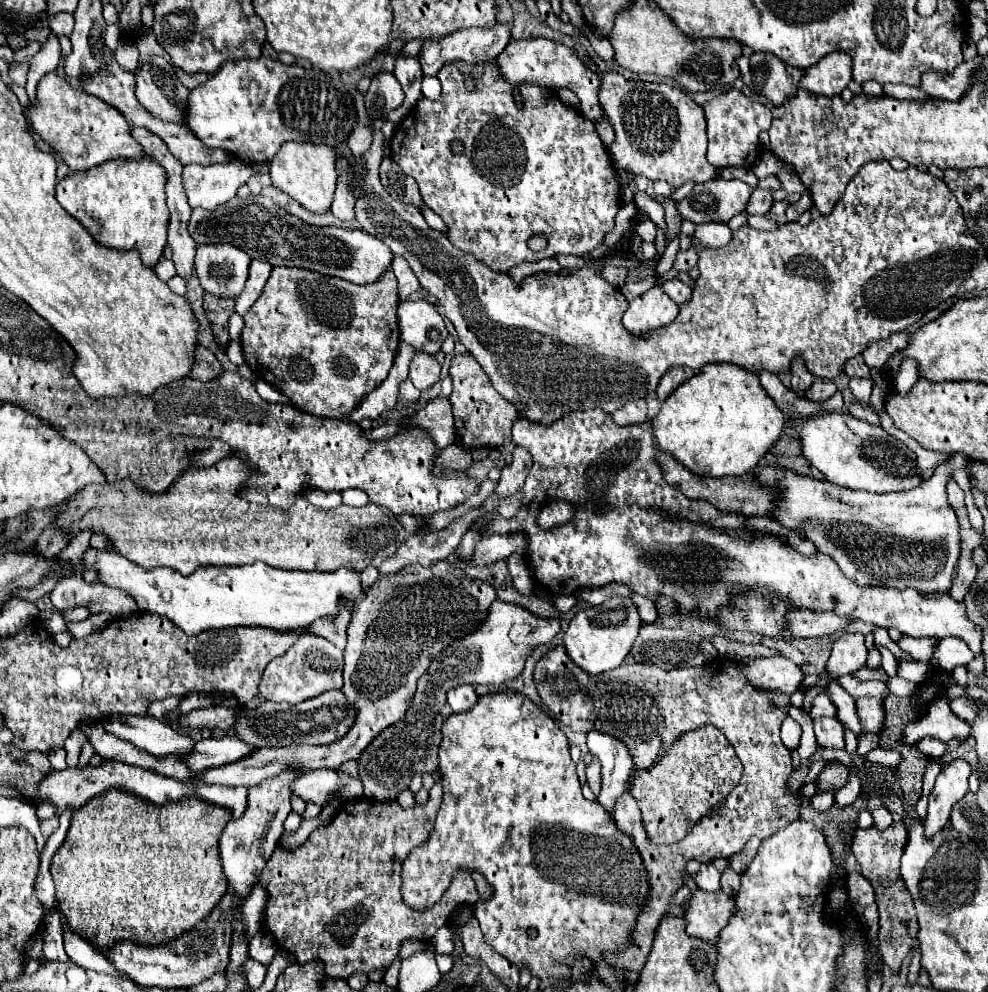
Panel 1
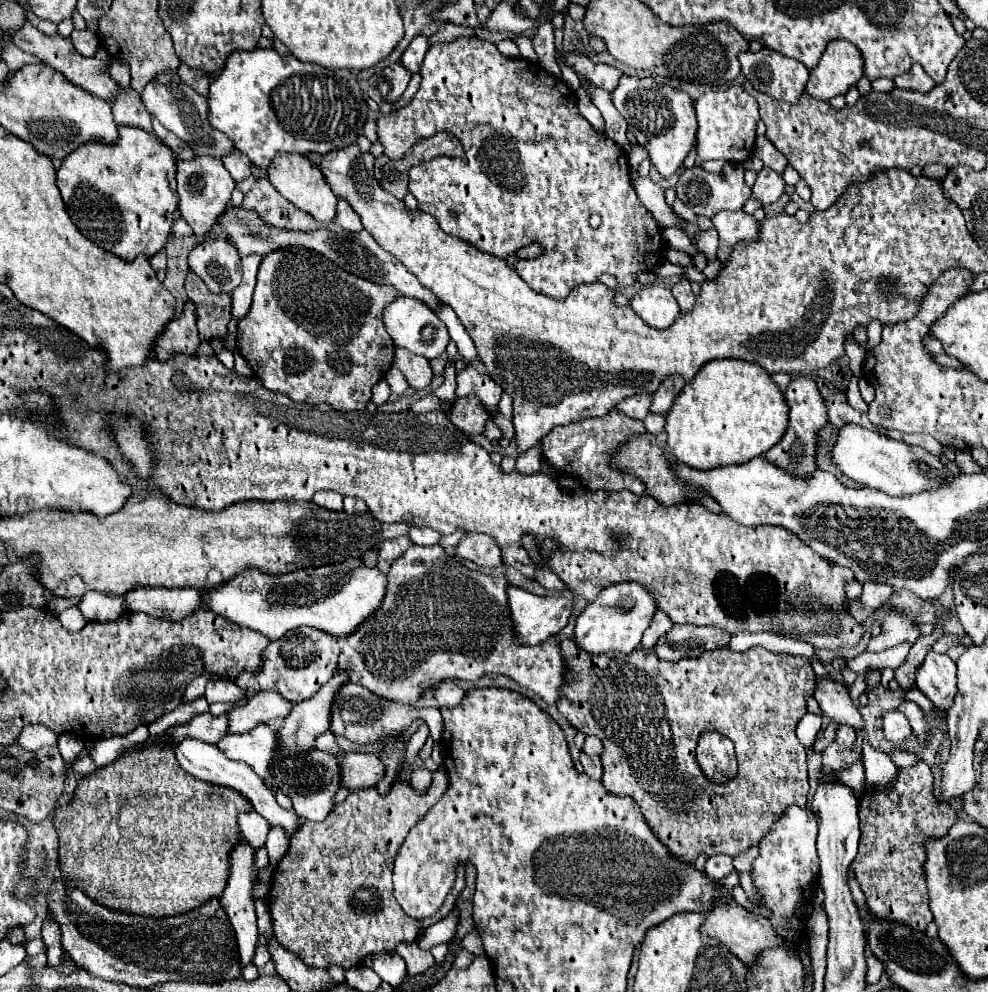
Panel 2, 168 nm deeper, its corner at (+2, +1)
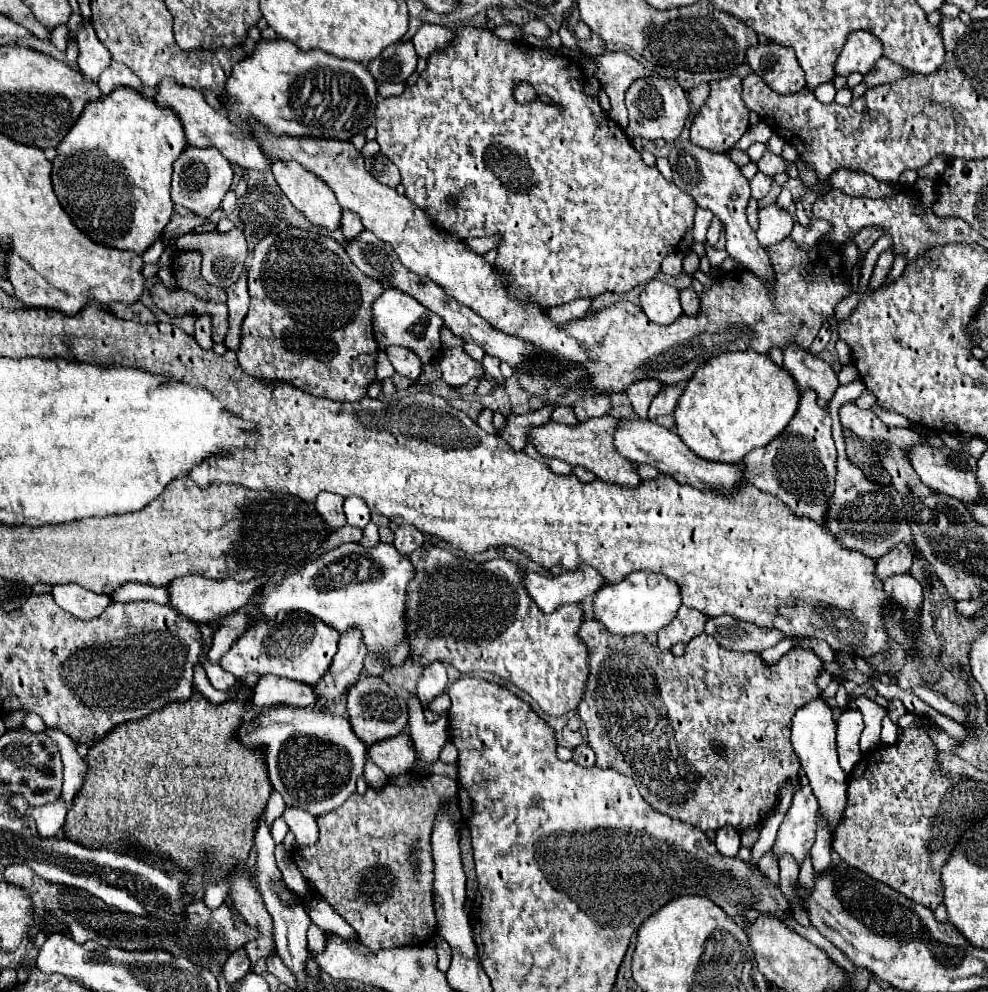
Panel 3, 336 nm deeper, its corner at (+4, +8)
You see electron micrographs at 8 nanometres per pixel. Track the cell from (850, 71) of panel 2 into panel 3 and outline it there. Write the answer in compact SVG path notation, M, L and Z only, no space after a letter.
M867 30L851 32L845 48L837 58L835 74L841 74L841 76L849 76L851 72L867 74L881 56L883 56L883 44L875 40L871 32Z

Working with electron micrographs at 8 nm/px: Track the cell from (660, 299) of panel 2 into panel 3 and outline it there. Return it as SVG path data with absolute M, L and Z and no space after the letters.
M653 280L643 288L641 310L651 322L663 324L663 326L673 324L683 314L677 288L661 280Z

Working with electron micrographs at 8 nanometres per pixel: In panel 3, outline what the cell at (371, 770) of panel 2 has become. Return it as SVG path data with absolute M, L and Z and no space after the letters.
M399 732L393 738L377 742L369 748L369 760L383 768L387 776L397 776L411 772L415 762L415 748L411 738L405 732Z

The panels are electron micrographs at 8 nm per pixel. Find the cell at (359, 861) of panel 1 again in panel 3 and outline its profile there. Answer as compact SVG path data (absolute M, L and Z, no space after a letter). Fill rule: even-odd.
M419 772L401 774L389 778L381 790L367 788L363 796L353 794L343 806L331 810L331 814L319 816L319 842L313 846L299 846L293 850L293 860L311 890L319 892L359 934L359 940L373 952L395 946L423 944L435 934L437 920L433 910L434 862L429 850L429 836L433 820L439 812L439 800L443 796L455 796L457 782L449 776L425 776ZM413 854L419 862L411 862Z

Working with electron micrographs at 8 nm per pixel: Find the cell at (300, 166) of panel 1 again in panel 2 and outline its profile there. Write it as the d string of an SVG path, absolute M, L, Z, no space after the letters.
M277 153L277 157L269 165L269 181L275 185L275 189L285 195L297 209L307 211L313 215L317 221L327 223L335 219L335 207L337 207L337 197L329 189L329 183L325 181L319 165L311 163L307 155L297 155L297 153Z

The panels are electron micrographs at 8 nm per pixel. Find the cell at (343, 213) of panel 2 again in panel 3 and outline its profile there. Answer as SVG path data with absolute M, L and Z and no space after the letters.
M343 212L341 230L343 230L343 236L347 238L347 242L351 242L351 238L357 238L365 230L365 226L361 224L361 218L355 212Z

